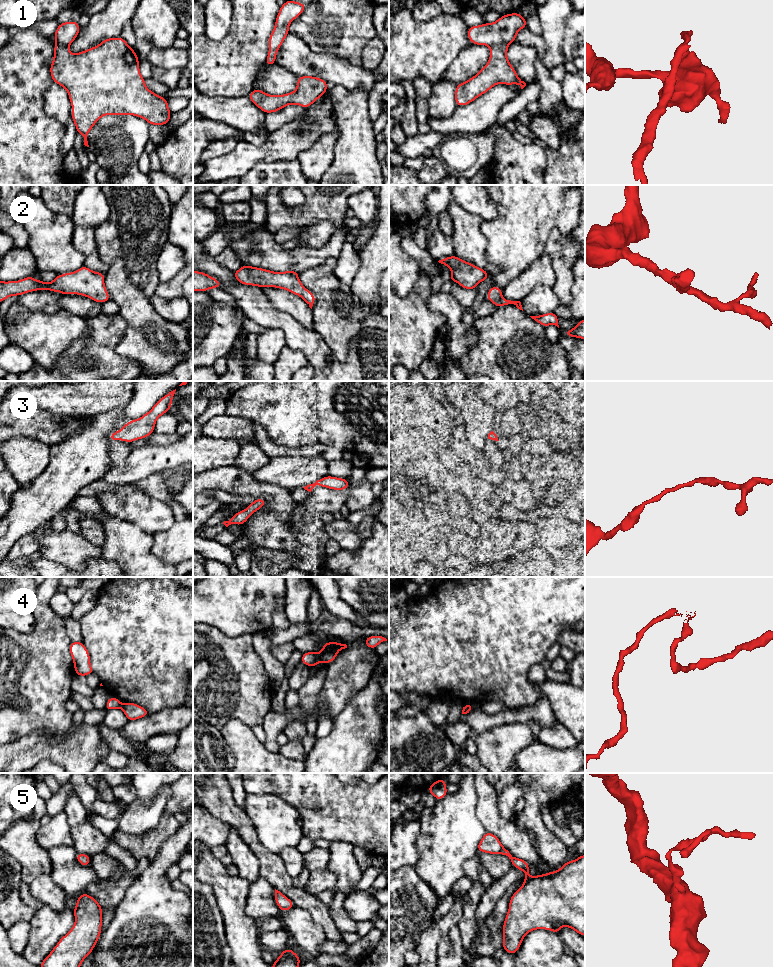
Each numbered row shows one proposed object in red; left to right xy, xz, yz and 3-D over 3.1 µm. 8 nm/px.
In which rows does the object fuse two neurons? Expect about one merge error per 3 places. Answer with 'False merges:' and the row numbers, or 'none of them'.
False merges: 1, 4

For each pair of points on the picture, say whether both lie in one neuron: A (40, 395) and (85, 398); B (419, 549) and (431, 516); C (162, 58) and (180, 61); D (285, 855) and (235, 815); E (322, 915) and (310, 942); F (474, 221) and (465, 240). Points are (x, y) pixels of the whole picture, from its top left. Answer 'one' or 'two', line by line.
A: one
B: two
C: one
D: two
E: two
F: one

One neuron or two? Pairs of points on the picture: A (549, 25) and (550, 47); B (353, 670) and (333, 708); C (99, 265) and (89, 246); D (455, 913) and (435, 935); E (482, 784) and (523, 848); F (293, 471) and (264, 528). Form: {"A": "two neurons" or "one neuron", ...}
{"A": "one neuron", "B": "one neuron", "C": "one neuron", "D": "one neuron", "E": "one neuron", "F": "two neurons"}

